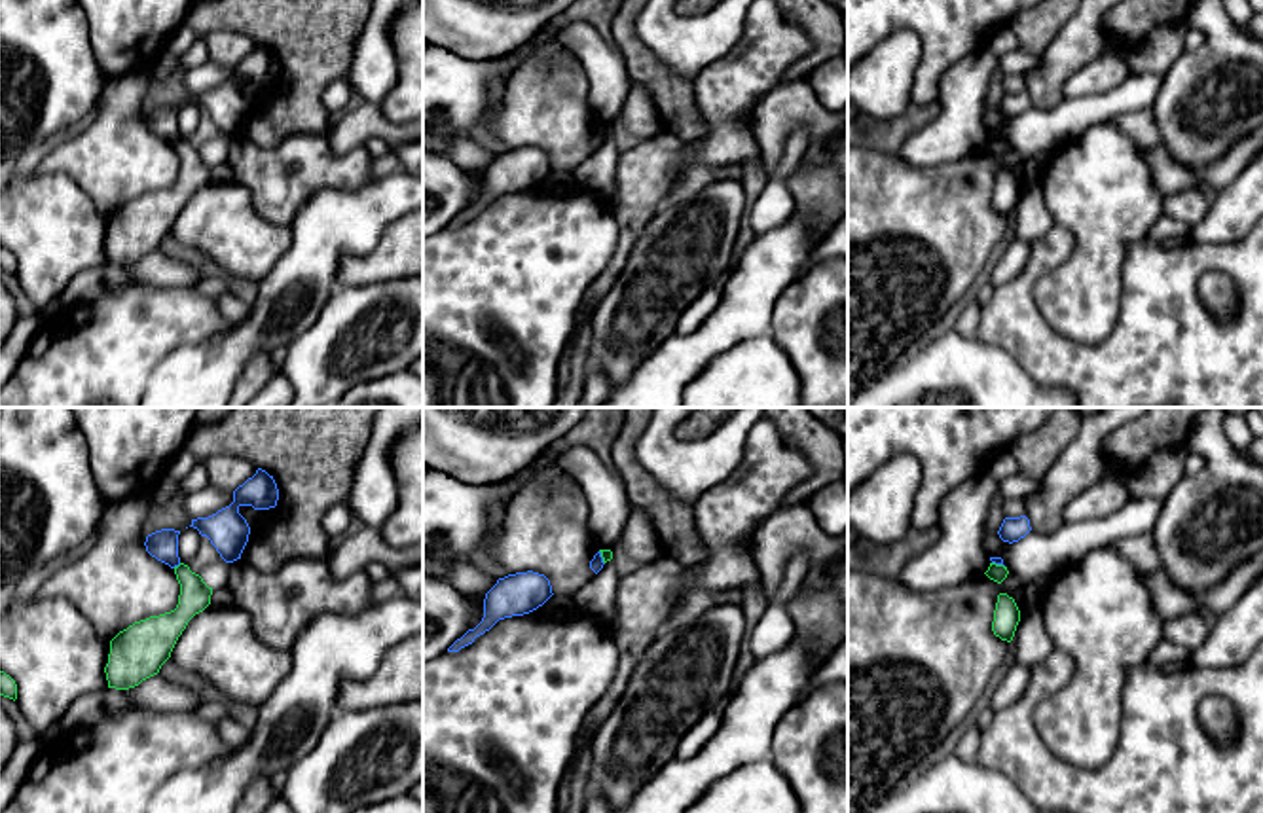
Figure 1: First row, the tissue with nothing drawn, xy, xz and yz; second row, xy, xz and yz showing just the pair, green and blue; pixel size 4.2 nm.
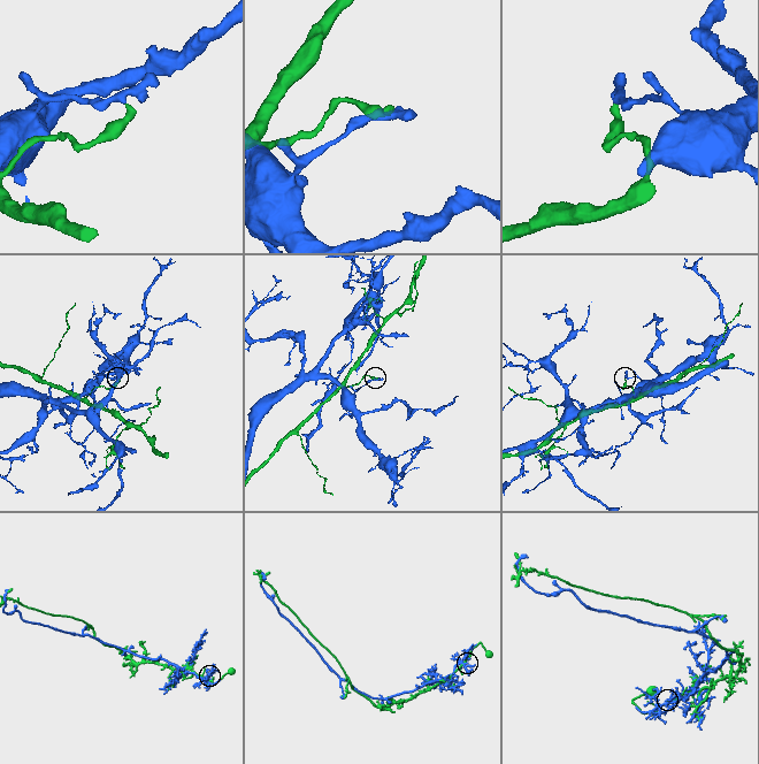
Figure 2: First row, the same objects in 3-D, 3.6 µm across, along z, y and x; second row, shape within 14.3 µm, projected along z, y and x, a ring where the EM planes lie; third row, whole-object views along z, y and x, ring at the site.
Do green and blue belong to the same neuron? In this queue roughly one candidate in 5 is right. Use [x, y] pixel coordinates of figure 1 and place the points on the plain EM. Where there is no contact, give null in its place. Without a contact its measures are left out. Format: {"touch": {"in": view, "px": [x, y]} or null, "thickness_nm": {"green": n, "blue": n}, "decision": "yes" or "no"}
{"touch": {"in": "xy", "px": [179, 141]}, "thickness_nm": {"green": 130, "blue": 130}, "decision": "no"}

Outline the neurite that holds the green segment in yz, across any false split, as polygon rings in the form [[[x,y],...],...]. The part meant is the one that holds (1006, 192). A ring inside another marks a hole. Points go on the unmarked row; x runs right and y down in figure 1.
[[[999,169],[992,197],[994,210],[999,212],[1001,216],[1011,218],[1018,197],[1020,197],[1020,186],[1015,174],[1009,172],[1007,169]]]

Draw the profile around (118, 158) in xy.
[[[146,74],[110,78],[97,119],[78,136],[53,148],[34,174],[66,172],[110,218],[119,207],[178,180],[174,144],[146,127]]]

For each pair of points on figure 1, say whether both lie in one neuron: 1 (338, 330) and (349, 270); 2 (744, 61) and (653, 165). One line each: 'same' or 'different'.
1: different
2: same

